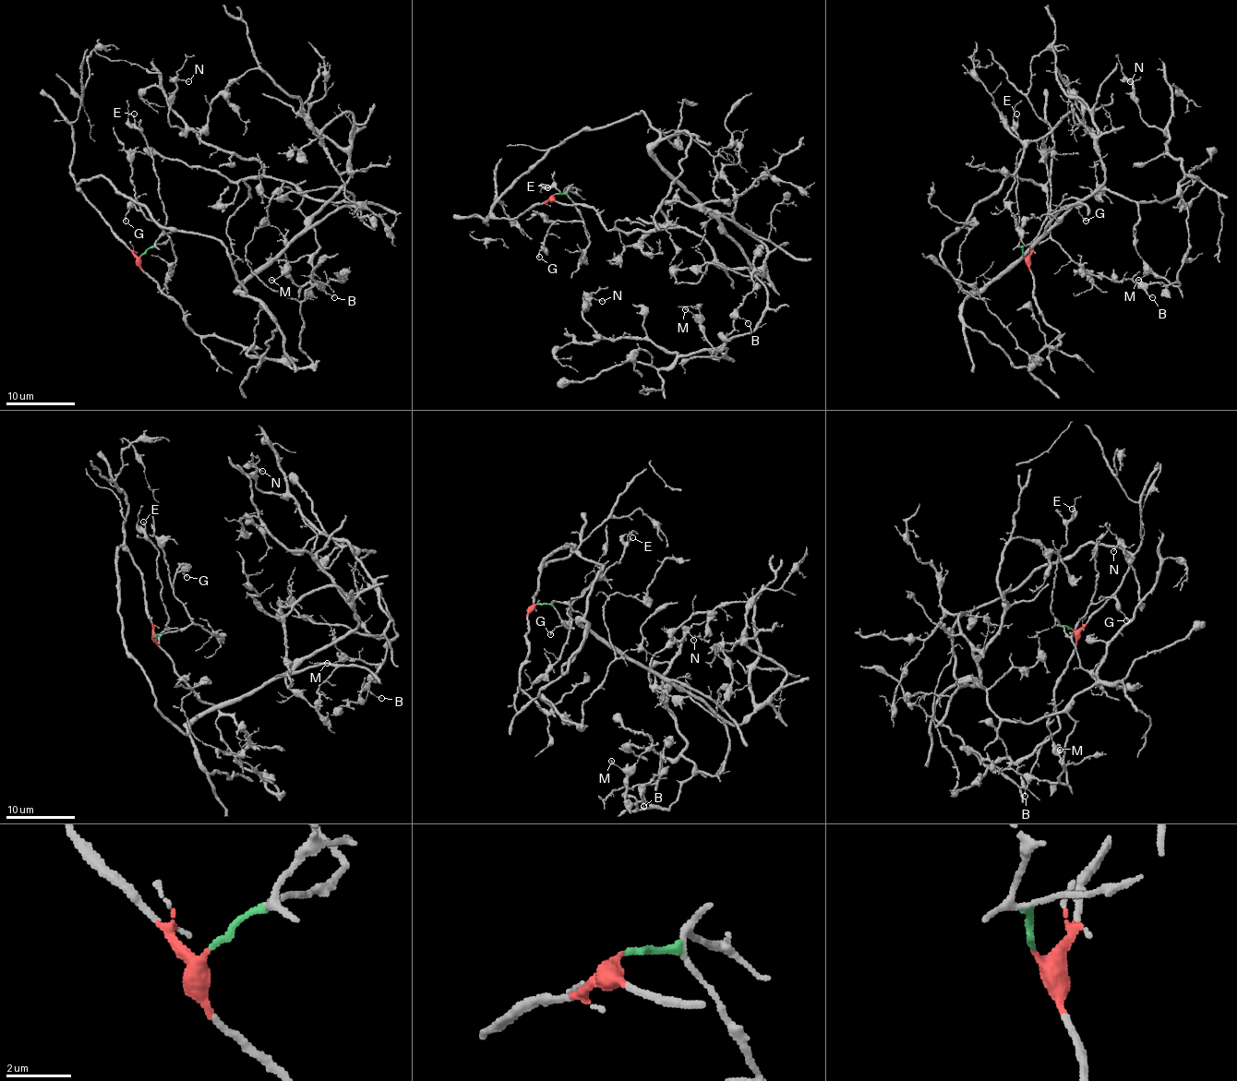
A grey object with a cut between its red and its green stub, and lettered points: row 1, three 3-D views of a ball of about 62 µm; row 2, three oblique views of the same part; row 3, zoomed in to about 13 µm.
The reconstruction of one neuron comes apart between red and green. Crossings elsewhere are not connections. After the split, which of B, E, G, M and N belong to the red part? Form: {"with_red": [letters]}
{"with_red": ["B", "M", "N"]}

